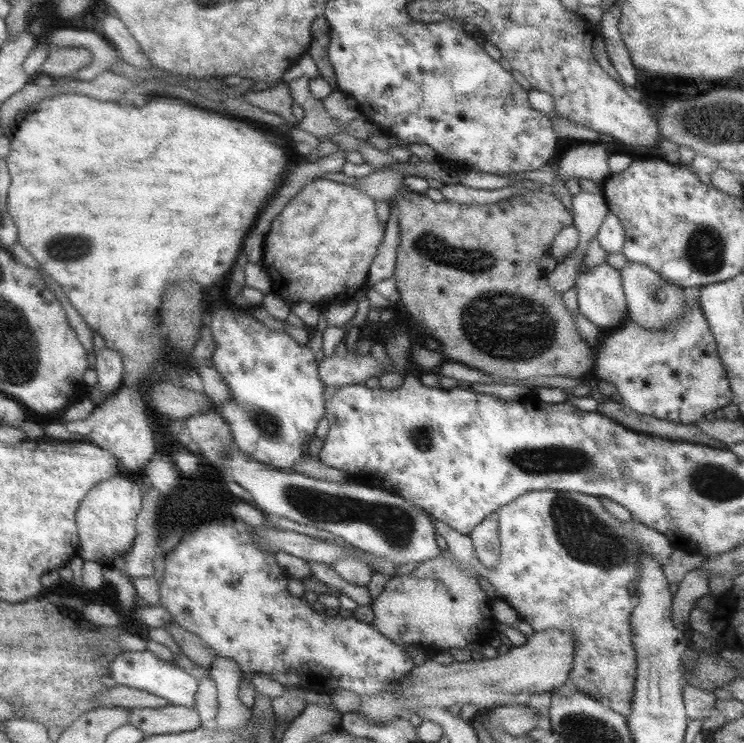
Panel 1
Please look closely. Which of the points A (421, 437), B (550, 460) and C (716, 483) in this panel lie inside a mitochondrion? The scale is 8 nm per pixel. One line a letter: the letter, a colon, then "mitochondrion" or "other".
A: mitochondrion
B: mitochondrion
C: mitochondrion

